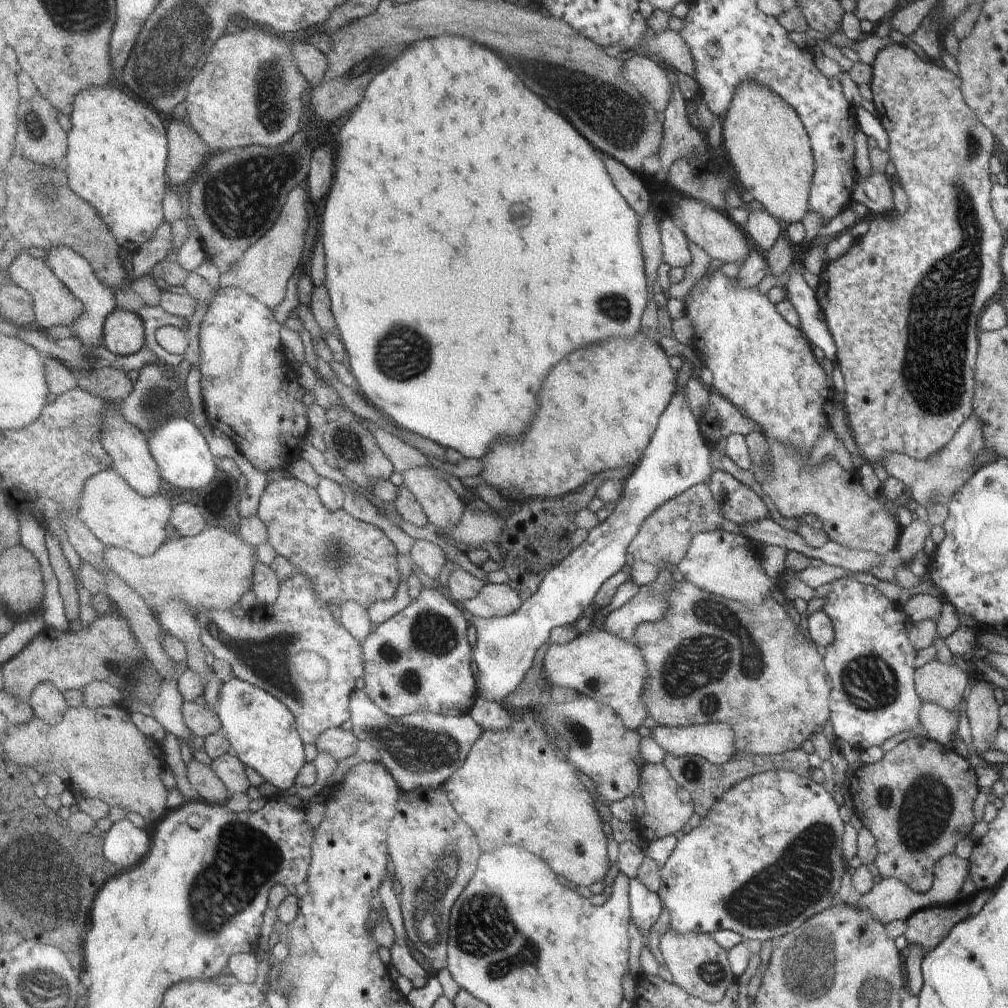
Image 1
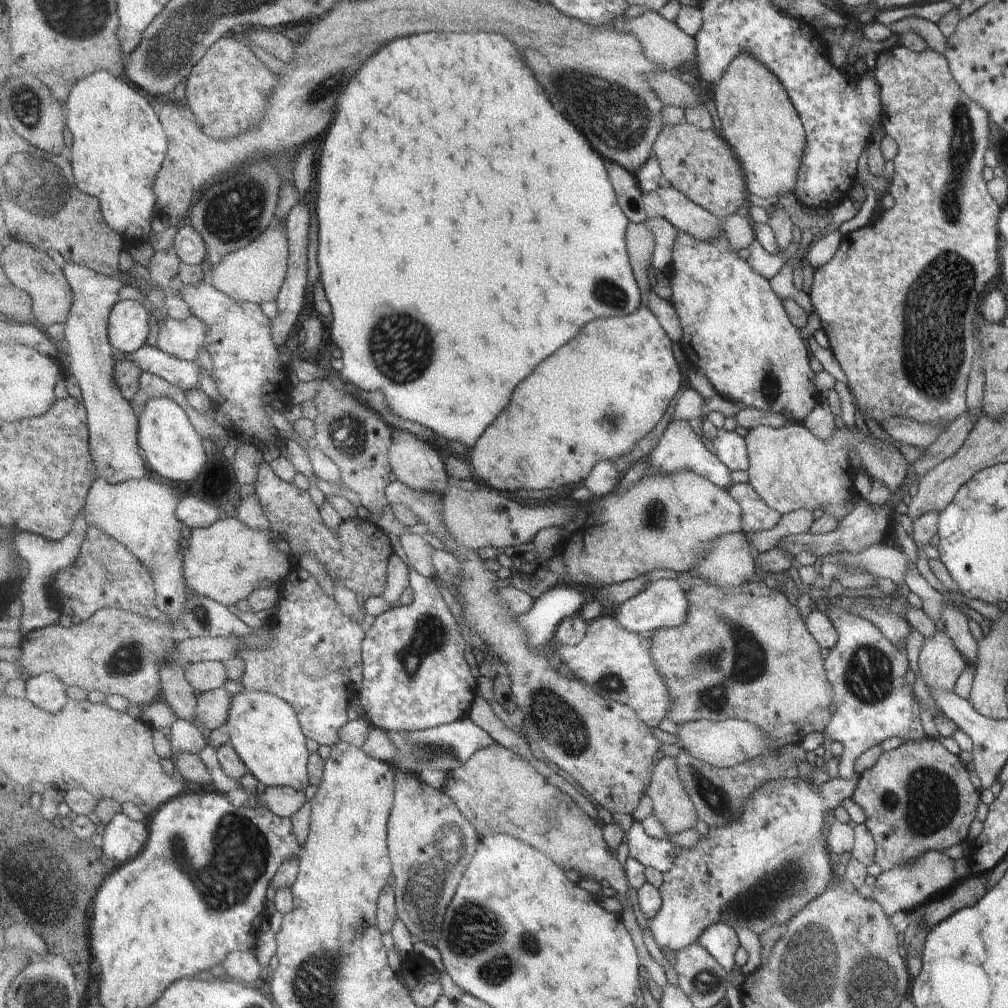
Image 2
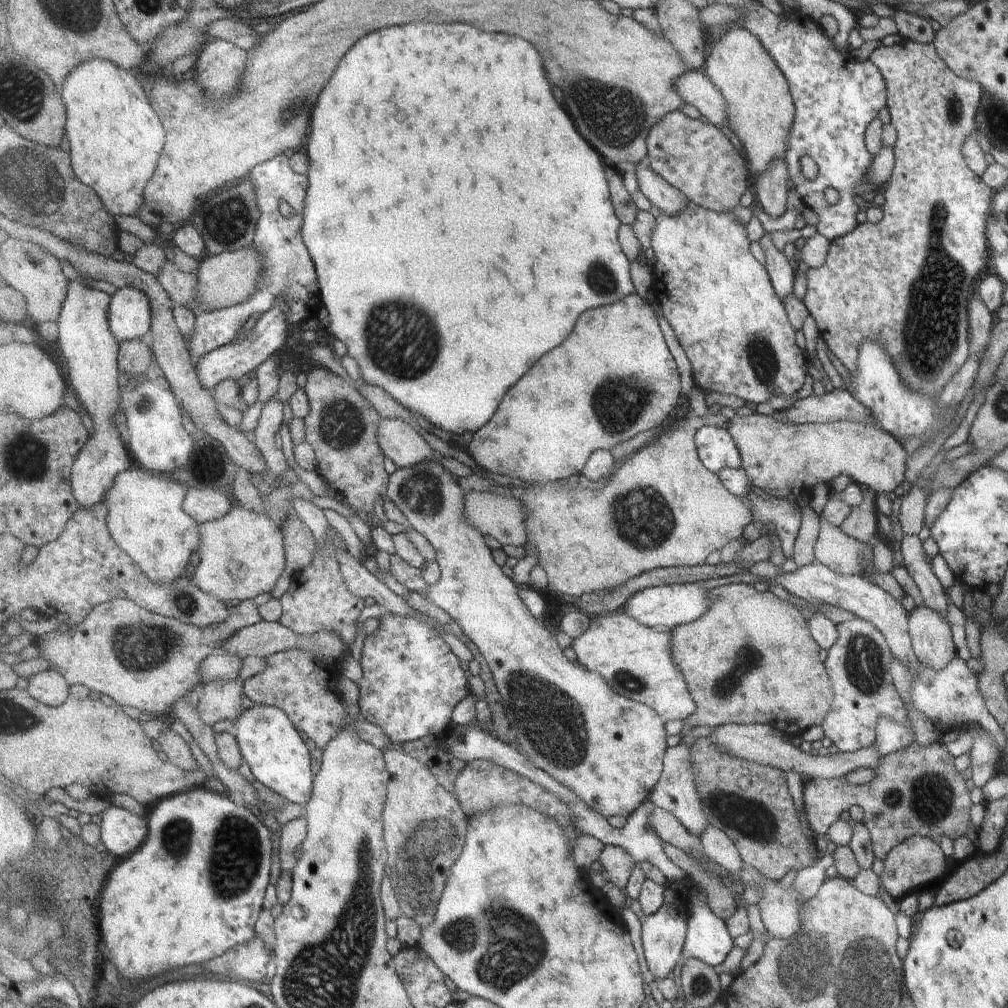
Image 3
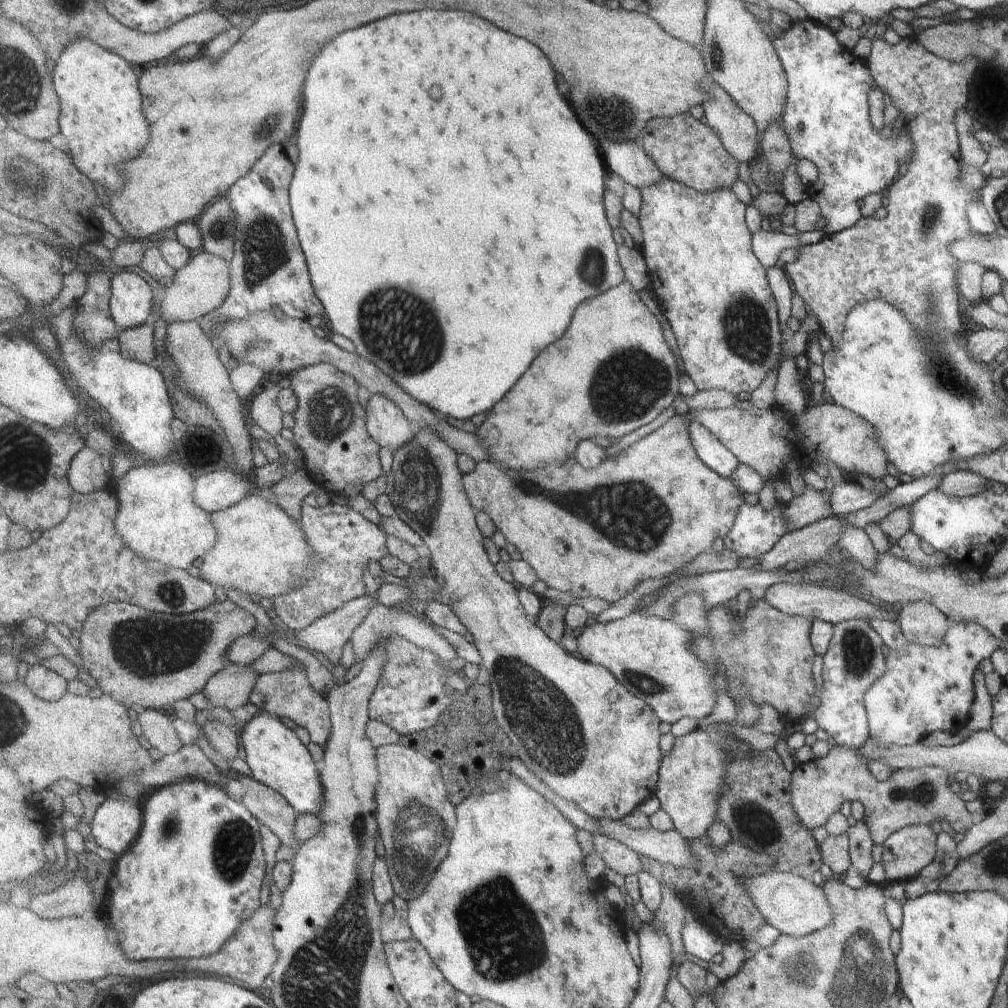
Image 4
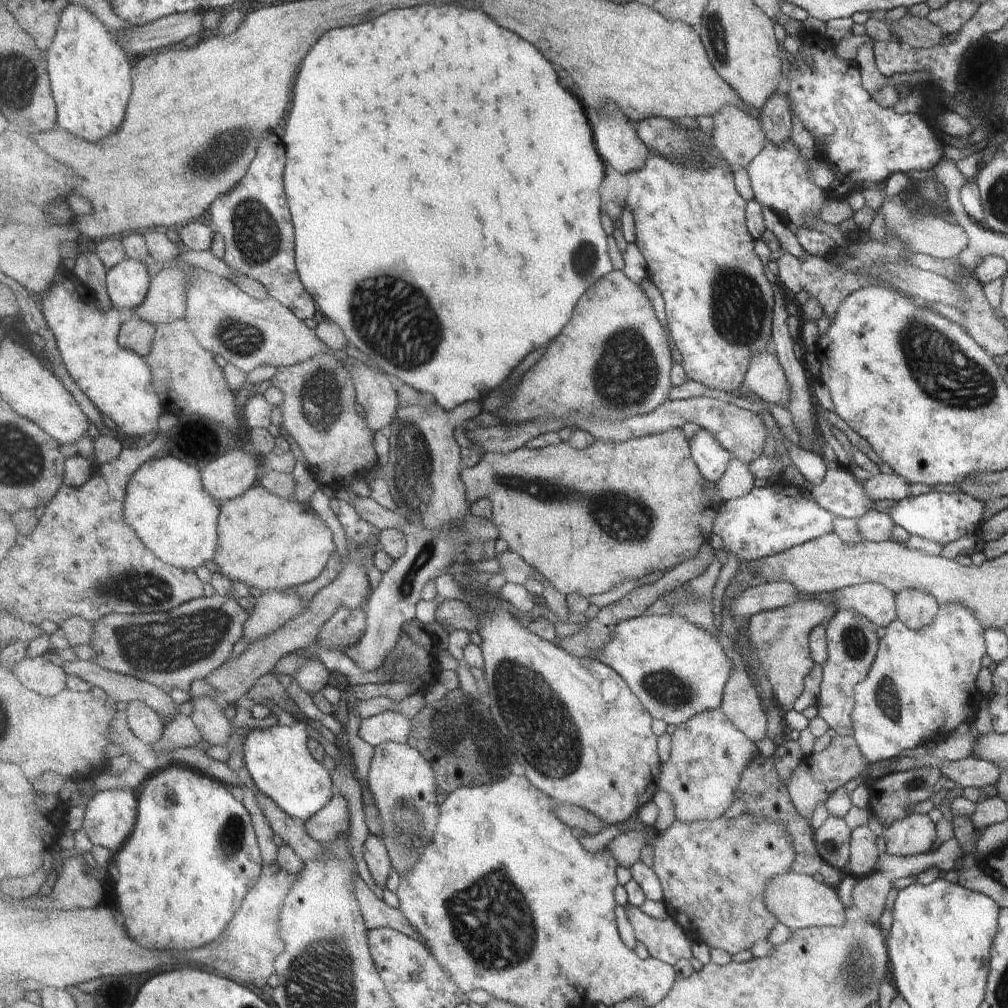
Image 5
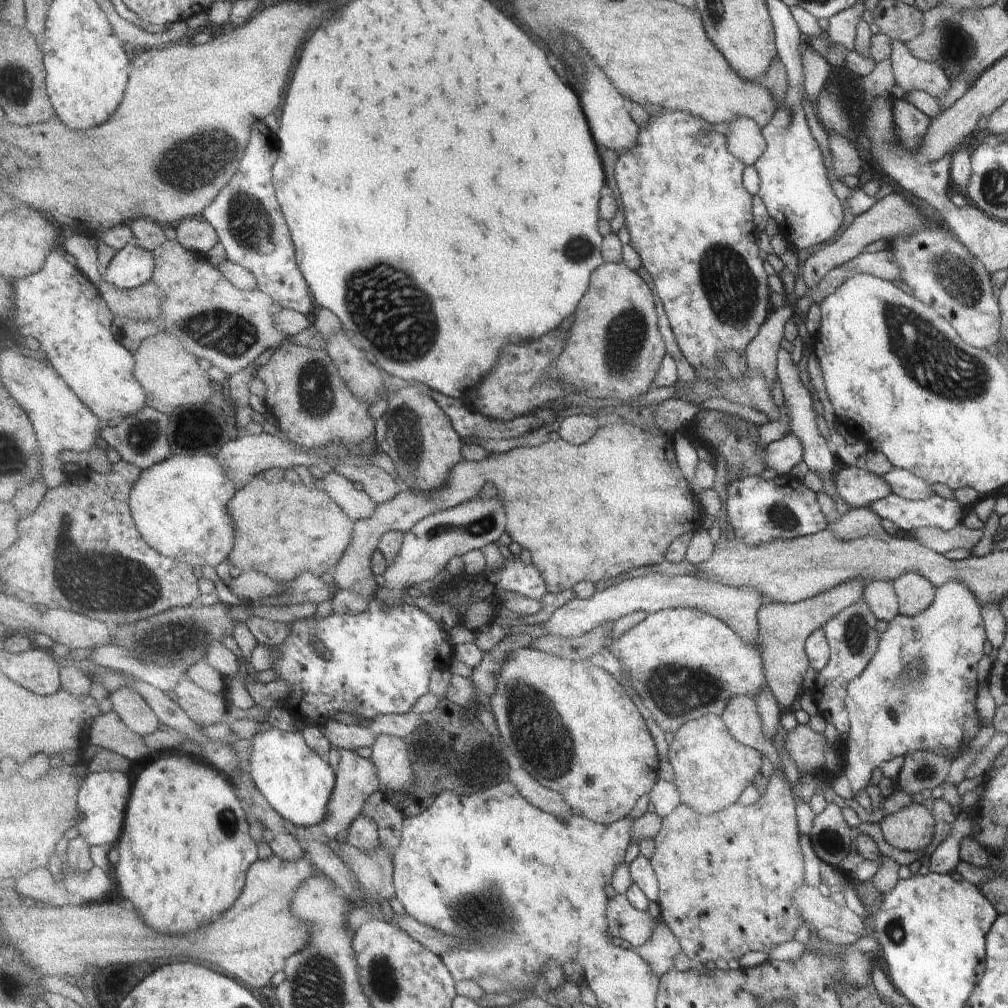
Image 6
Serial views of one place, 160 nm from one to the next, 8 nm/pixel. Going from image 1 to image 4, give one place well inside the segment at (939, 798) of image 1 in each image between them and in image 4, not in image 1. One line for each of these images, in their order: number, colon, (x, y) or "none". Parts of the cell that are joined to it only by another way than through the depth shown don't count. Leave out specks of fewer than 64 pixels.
2: (917, 797)
3: (915, 791)
4: (816, 790)

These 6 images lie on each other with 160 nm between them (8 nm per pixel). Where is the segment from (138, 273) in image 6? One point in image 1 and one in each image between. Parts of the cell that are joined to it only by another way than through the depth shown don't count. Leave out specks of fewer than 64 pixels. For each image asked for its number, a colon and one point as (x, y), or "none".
1: (124, 334)
2: (128, 326)
3: (130, 316)
4: (132, 306)
5: (128, 283)

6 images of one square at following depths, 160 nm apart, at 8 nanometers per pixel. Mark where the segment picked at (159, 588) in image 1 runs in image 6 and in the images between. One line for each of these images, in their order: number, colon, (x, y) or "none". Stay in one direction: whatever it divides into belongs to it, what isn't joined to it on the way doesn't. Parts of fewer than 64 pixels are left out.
2: (227, 561)
3: (242, 555)
4: (261, 550)
5: (270, 543)
6: (283, 529)

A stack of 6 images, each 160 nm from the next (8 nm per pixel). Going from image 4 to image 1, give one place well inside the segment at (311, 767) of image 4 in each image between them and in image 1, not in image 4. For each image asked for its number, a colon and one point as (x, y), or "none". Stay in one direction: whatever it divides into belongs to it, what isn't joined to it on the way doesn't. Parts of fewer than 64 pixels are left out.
1: (264, 733)
2: (265, 730)
3: (273, 749)

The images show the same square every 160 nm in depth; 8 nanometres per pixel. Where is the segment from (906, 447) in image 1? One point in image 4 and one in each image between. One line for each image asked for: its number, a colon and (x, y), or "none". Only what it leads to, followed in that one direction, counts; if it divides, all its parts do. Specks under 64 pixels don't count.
2: (898, 294)
3: (904, 282)
4: (903, 259)

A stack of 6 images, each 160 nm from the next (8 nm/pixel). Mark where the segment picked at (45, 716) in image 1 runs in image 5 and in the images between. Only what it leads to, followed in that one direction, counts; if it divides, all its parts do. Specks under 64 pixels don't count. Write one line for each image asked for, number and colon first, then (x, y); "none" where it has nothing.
2: (47, 691)
3: (50, 687)
4: (51, 686)
5: (39, 674)

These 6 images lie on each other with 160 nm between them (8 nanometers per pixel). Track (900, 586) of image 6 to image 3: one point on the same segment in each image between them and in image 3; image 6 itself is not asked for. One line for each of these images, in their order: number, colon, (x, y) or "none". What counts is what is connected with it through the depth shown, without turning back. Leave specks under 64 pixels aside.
3: (930, 639)
4: (921, 623)
5: (915, 609)

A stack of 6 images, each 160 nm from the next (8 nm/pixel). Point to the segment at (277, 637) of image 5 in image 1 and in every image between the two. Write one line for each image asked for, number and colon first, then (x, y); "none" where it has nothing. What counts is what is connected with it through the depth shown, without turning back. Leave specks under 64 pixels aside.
1: (203, 721)
2: (213, 708)
3: (221, 700)
4: (231, 688)

